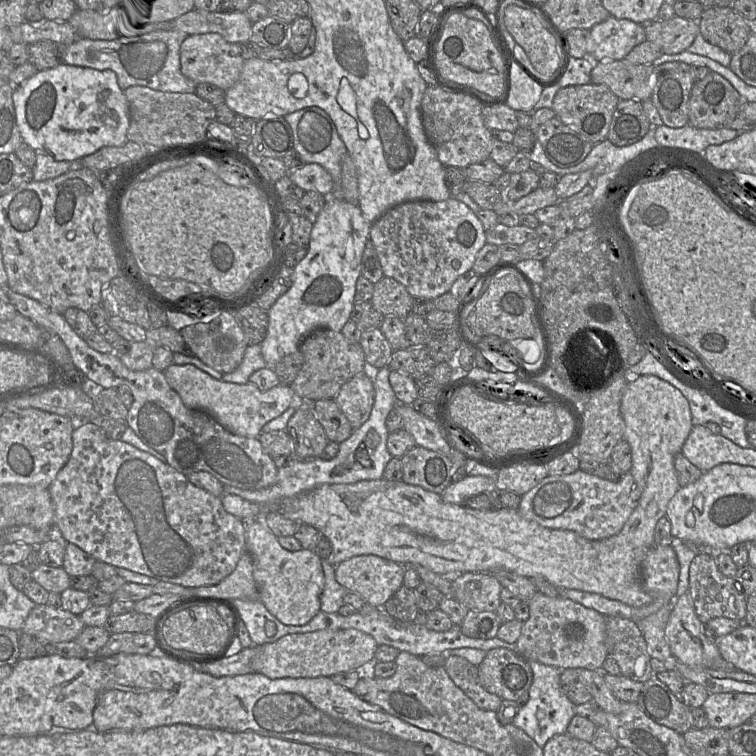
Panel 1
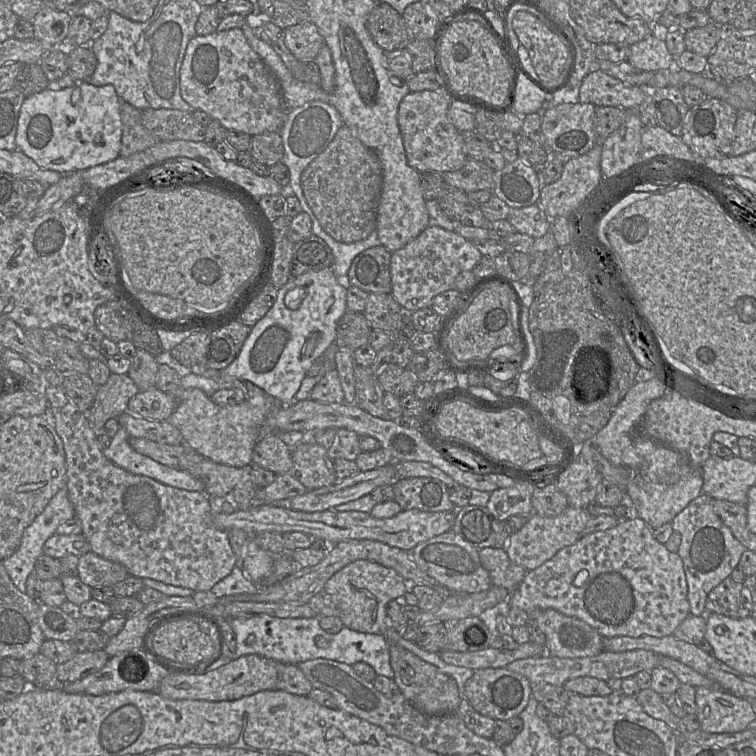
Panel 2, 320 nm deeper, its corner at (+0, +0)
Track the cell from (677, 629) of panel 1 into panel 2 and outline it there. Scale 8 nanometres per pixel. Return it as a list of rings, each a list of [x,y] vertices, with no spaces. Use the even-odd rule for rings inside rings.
[[[701,493],[692,500],[672,520],[674,531],[681,534],[681,544],[677,553],[683,561],[690,603],[690,614],[703,616],[706,614],[706,599],[709,592],[720,584],[738,565],[746,548],[735,538],[732,531],[716,514],[713,507],[714,499]]]

